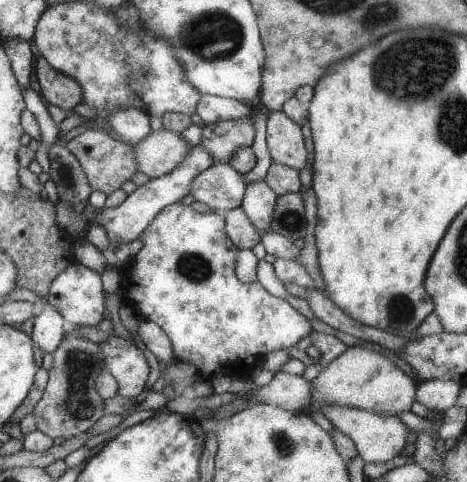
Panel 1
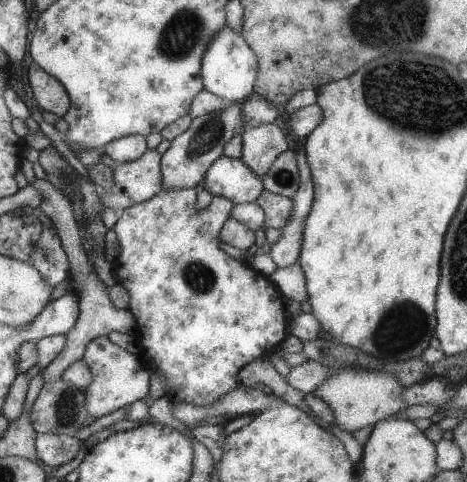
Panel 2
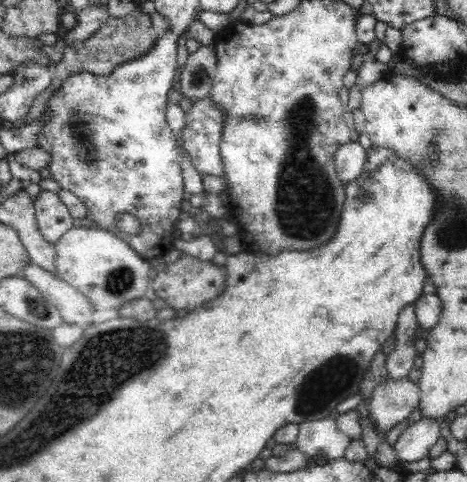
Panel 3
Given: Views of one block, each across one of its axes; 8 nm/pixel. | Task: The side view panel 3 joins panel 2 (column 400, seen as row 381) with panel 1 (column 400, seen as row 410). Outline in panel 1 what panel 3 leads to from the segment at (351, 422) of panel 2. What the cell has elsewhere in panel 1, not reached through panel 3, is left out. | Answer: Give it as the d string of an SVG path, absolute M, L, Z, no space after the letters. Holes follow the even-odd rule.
M347 348L333 362L329 362L315 380L311 380L311 408L317 406L343 406L371 410L373 414L395 418L401 412L409 412L415 402L415 384L385 356L367 348Z

